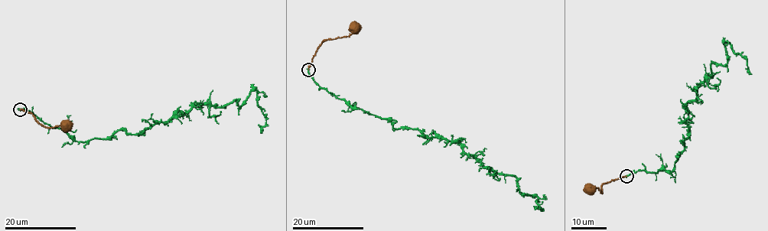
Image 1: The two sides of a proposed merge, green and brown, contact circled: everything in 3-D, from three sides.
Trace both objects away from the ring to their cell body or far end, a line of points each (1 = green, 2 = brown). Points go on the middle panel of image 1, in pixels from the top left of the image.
1: (308, 69), (394, 128), (457, 141), (513, 175), (535, 209)
2: (308, 69), (321, 42), (349, 36), (354, 26)

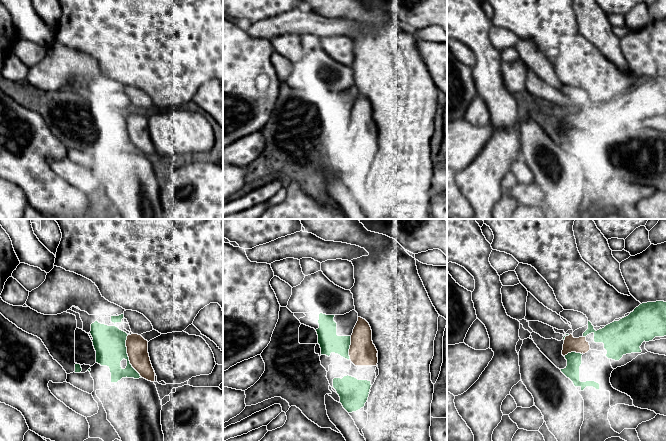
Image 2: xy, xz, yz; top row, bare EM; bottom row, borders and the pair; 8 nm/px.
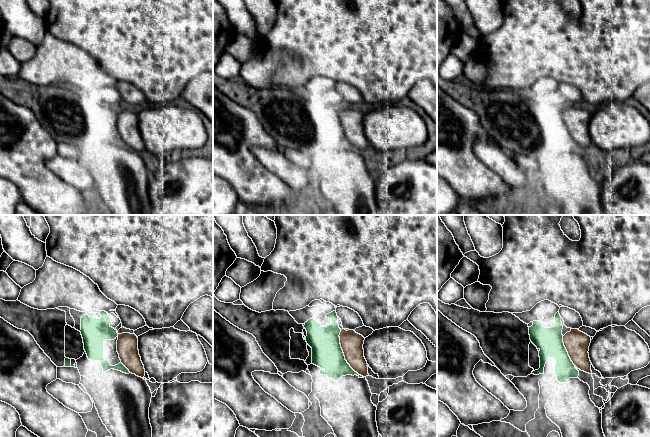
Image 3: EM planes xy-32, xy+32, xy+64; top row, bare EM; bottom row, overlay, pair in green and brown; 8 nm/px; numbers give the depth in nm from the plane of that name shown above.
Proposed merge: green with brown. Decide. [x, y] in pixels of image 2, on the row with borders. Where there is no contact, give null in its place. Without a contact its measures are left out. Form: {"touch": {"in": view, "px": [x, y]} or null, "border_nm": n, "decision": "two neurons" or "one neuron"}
{"touch": {"in": "xy", "px": [127, 356]}, "border_nm": 360, "decision": "one neuron"}

